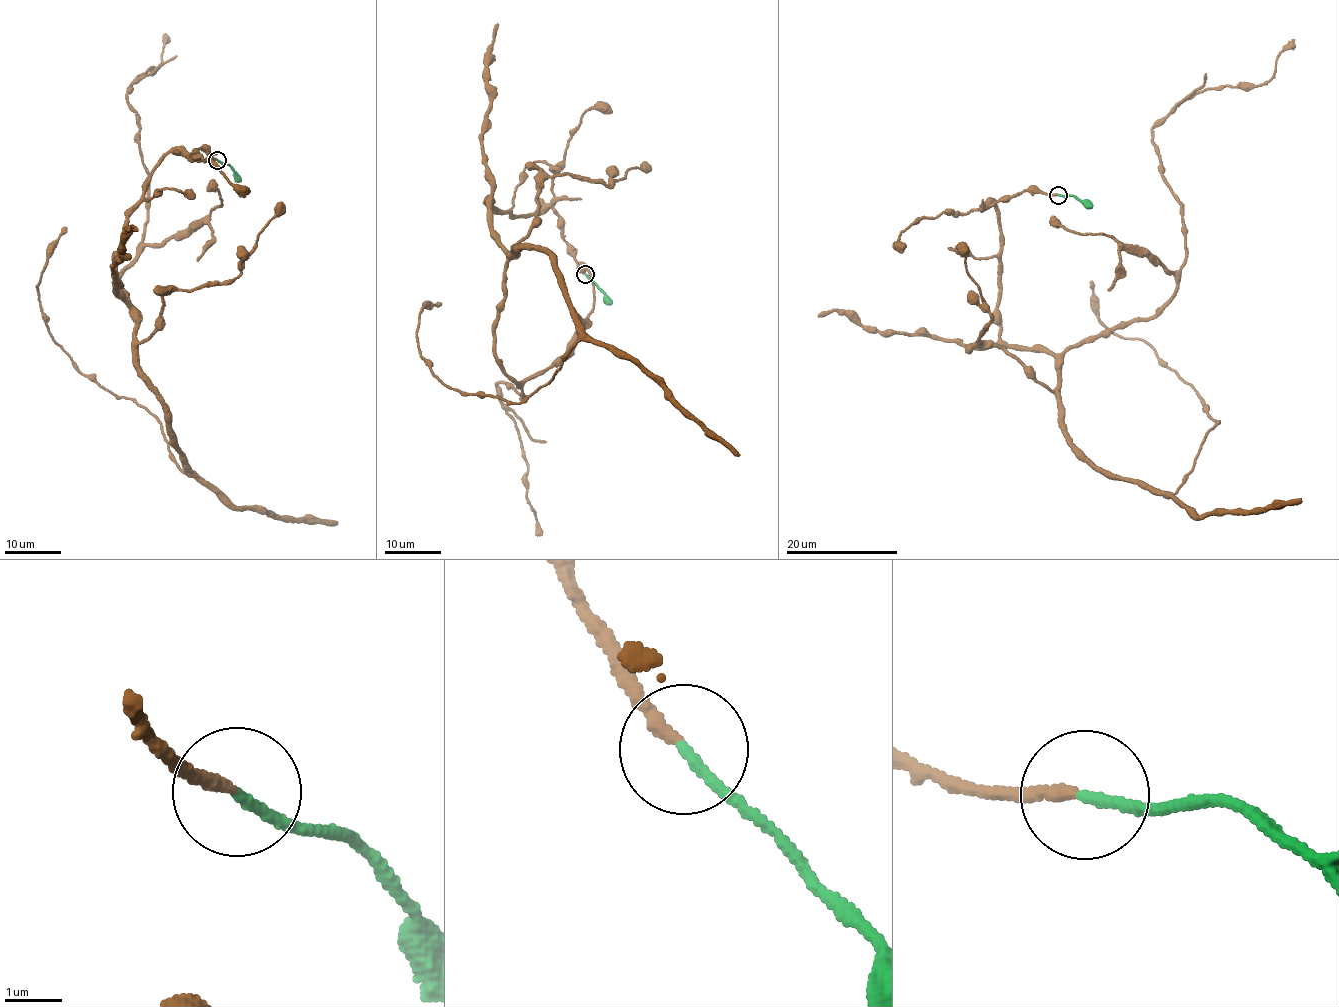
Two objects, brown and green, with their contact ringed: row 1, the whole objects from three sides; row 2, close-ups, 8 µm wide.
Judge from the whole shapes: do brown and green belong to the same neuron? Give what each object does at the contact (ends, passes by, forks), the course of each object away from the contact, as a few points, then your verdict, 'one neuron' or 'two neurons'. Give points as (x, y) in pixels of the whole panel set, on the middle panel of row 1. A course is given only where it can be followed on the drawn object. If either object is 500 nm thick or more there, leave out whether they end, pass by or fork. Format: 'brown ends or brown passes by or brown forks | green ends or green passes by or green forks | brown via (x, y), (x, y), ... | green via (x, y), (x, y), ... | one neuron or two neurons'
brown ends | green ends | brown via (585, 274), (552, 209), (490, 201), (579, 330), (520, 403), (439, 379), (416, 328), (441, 304) | green via (585, 274), (611, 303) | one neuron

